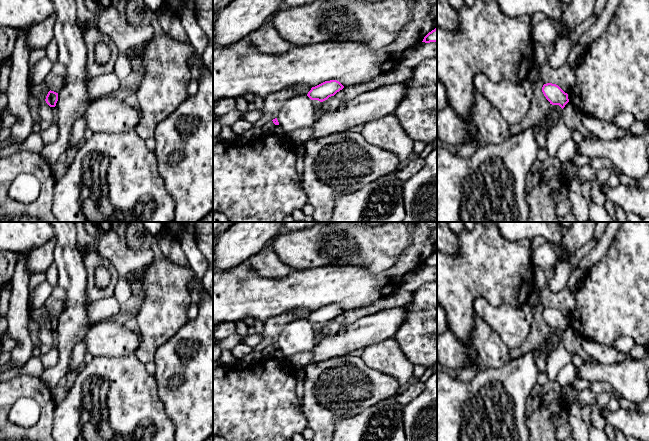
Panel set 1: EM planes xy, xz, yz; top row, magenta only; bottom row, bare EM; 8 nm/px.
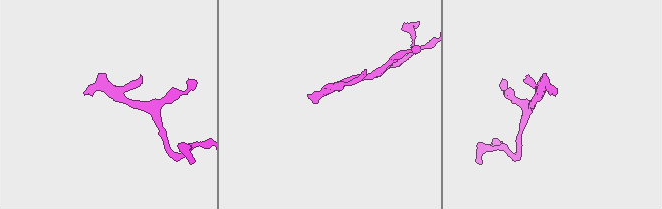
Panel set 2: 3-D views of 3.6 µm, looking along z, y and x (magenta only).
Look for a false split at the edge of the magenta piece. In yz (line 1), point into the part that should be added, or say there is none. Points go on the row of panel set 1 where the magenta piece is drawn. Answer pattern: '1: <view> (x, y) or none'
1: none

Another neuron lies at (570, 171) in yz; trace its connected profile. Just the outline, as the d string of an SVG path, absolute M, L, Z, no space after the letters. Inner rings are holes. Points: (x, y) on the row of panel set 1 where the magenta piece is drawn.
M567 162L561 165L561 174L568 182L572 181L574 178L579 178L582 184L589 182L592 186L597 180L598 172L591 166L578 167L572 162Z

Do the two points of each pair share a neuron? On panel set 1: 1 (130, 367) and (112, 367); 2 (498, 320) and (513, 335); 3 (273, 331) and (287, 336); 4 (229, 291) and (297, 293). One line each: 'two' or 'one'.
1: one
2: one
3: two
4: one

